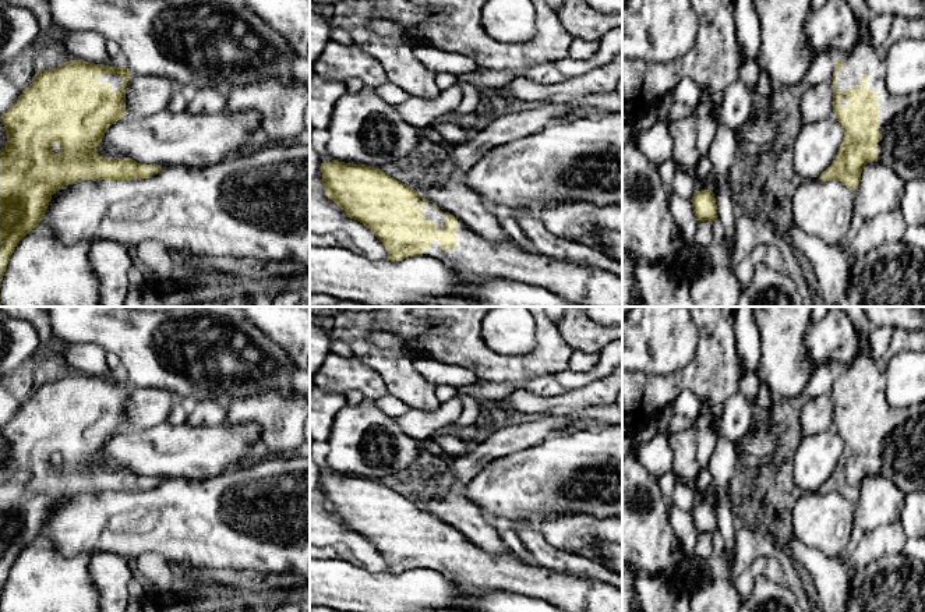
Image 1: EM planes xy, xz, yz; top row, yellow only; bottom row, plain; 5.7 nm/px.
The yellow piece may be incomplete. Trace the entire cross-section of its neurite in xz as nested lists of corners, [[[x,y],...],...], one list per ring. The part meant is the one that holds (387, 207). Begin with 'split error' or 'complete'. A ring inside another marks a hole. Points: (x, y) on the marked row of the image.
split error | [[[332,160],[321,163],[321,173],[325,195],[347,217],[363,223],[375,234],[388,251],[388,261],[424,255],[442,261],[467,280],[502,277],[544,287],[562,300],[585,307],[622,307],[622,277],[601,268],[527,252],[512,240],[488,241],[452,213],[379,169]]]

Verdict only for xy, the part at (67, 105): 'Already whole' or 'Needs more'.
Needs more

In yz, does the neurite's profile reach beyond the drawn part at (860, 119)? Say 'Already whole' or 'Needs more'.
Needs more

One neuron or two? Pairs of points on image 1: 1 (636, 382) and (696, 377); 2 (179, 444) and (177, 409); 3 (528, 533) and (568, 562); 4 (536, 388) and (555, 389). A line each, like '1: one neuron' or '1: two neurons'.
1: one neuron
2: two neurons
3: one neuron
4: one neuron

